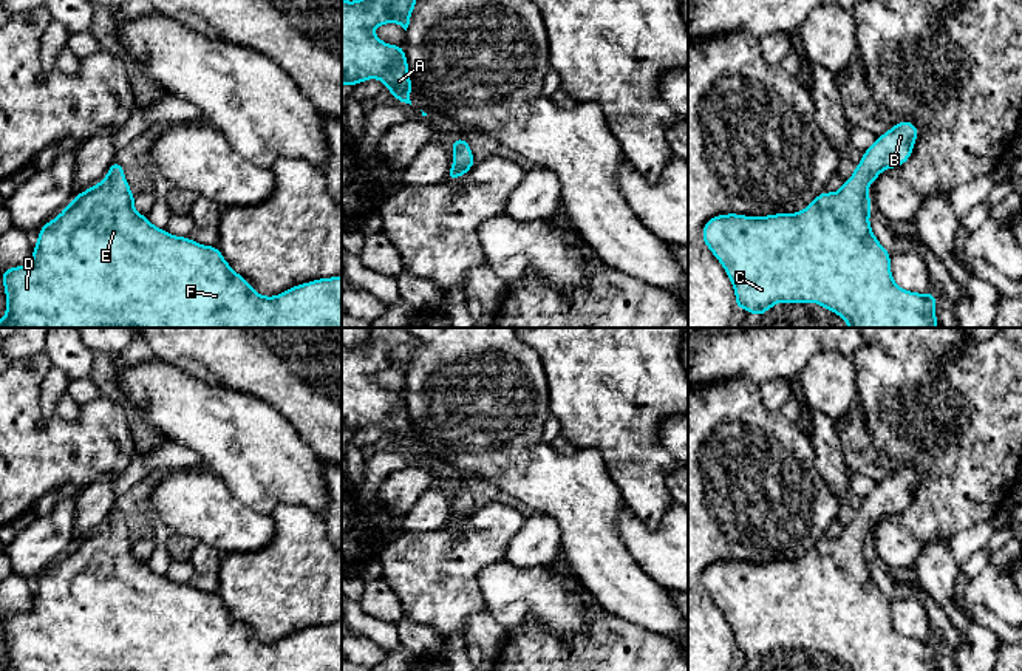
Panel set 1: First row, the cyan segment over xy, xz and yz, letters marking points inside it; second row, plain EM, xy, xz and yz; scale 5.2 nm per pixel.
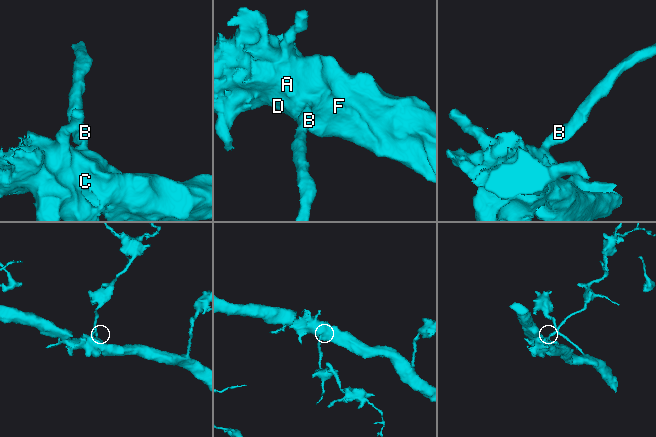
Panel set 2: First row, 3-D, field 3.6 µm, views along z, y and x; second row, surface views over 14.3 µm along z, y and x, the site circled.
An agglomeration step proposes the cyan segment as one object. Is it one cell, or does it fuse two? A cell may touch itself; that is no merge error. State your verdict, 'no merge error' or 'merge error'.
no merge error

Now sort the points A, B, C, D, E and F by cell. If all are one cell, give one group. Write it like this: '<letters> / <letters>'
A B C D E F

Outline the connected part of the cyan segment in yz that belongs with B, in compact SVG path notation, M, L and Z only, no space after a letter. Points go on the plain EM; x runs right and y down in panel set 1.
M898 467L863 498L861 509L838 538L823 536L801 558L710 564L702 574L702 586L733 631L734 654L764 662L775 649L819 649L847 671L939 671L935 640L904 637L894 628L892 600L880 591L869 569L874 555L866 533L883 516L908 509L918 481L914 468Z

